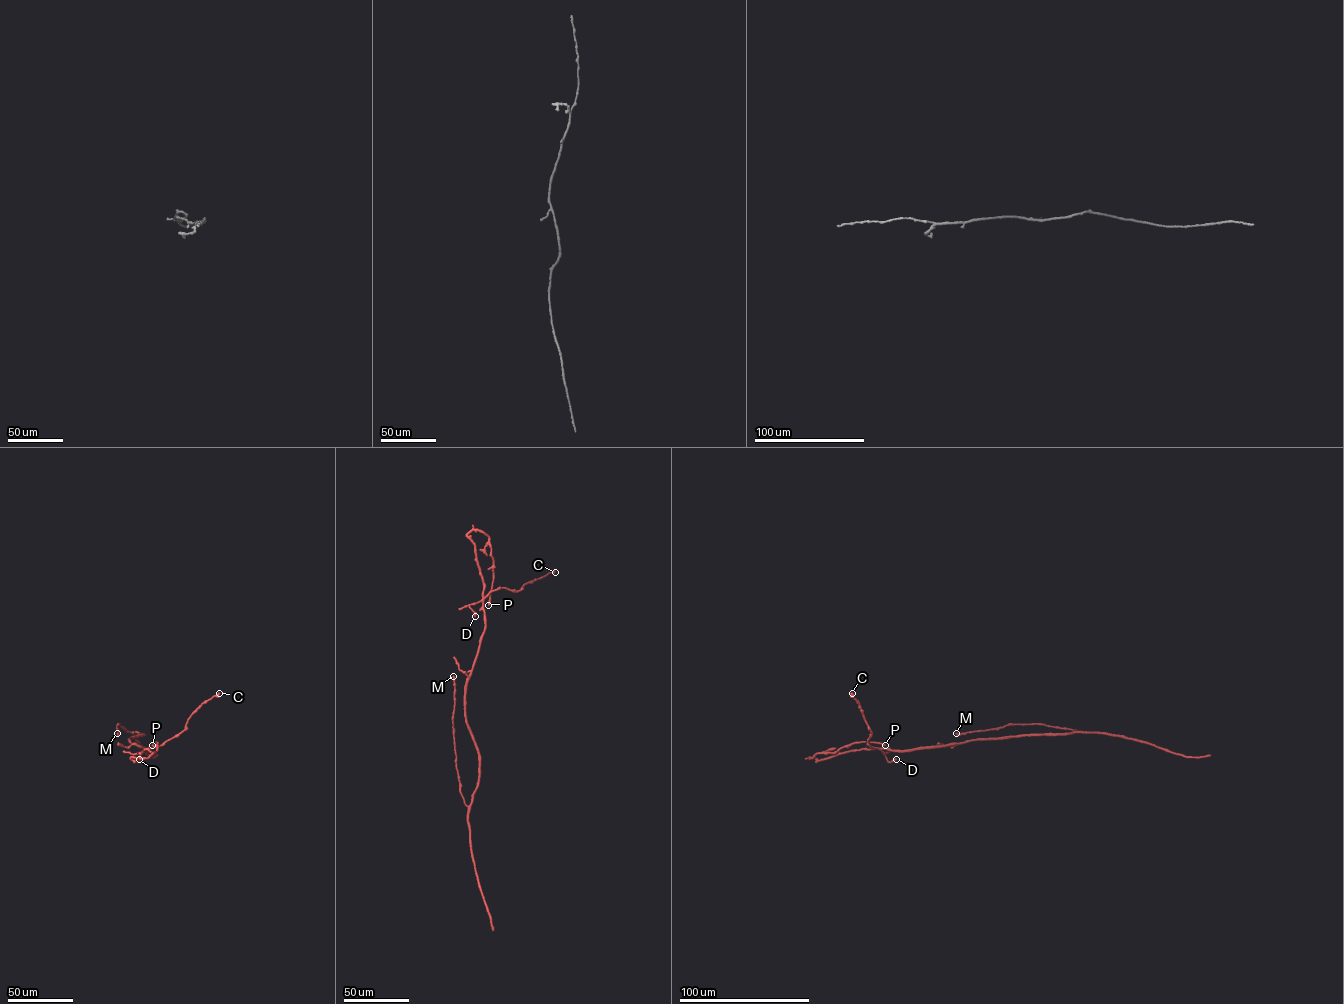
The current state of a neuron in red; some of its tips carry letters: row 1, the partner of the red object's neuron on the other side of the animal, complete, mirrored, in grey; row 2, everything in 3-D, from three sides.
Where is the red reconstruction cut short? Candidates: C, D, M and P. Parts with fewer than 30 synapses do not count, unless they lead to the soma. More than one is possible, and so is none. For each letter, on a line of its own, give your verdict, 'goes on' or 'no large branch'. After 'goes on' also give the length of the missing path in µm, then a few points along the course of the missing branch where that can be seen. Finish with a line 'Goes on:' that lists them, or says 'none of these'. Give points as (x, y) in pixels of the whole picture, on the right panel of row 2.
C: no large branch
D: no large branch
M: no large branch
P: no large branch
Goes on: none of these

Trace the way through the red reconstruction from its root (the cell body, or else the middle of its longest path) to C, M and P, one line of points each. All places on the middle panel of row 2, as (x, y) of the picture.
C: (466, 685), (485, 626), (483, 599), (499, 588), (518, 591), (525, 584), (555, 572)
M: (466, 685), (465, 722), (479, 760), (478, 785), (468, 806), (460, 792), (456, 767), (453, 676)
P: (466, 685), (485, 626), (483, 581), (466, 535), (473, 530), (488, 537), (491, 549), (488, 605)

